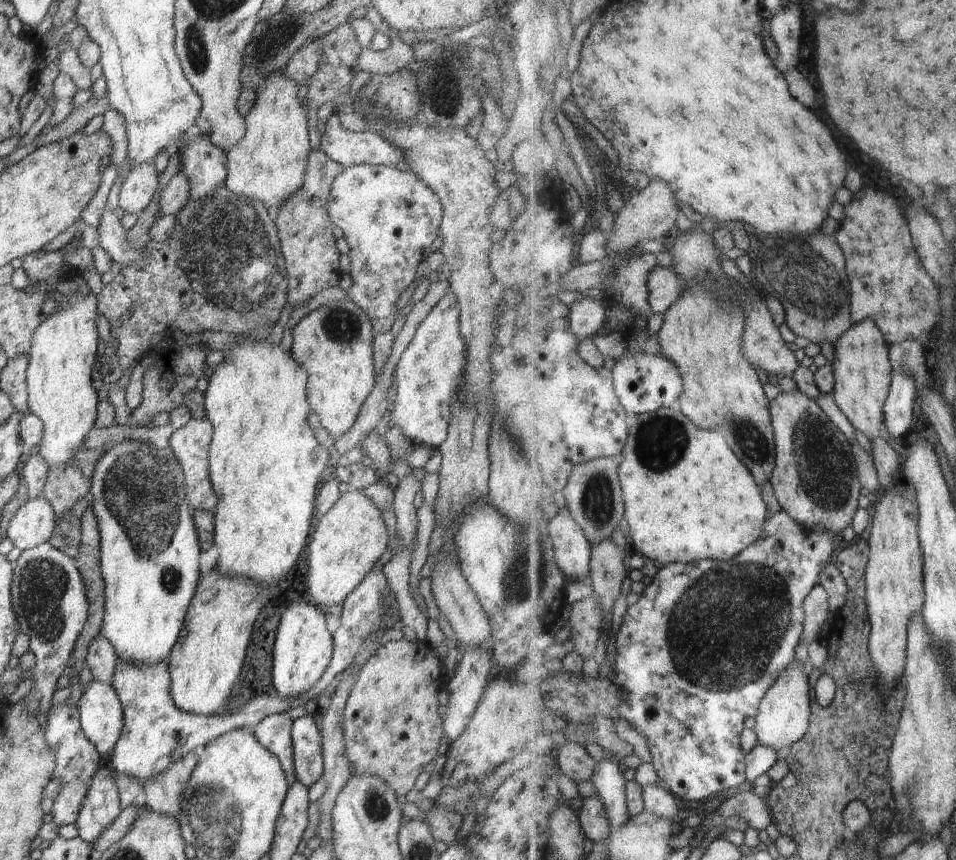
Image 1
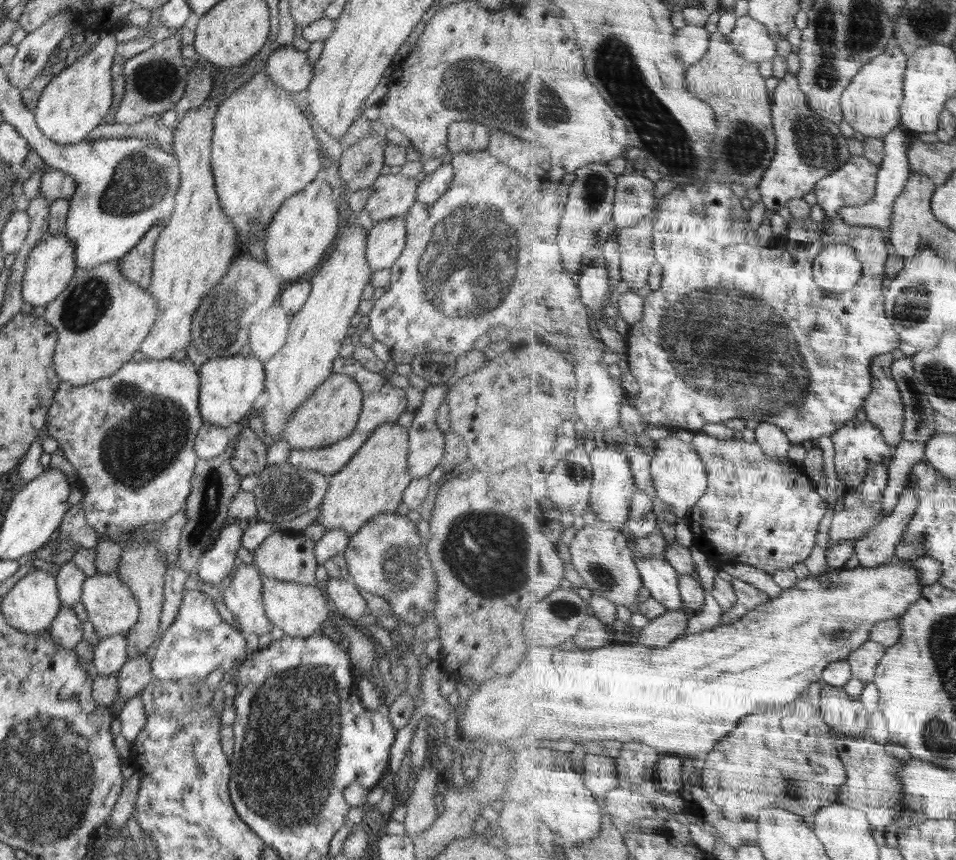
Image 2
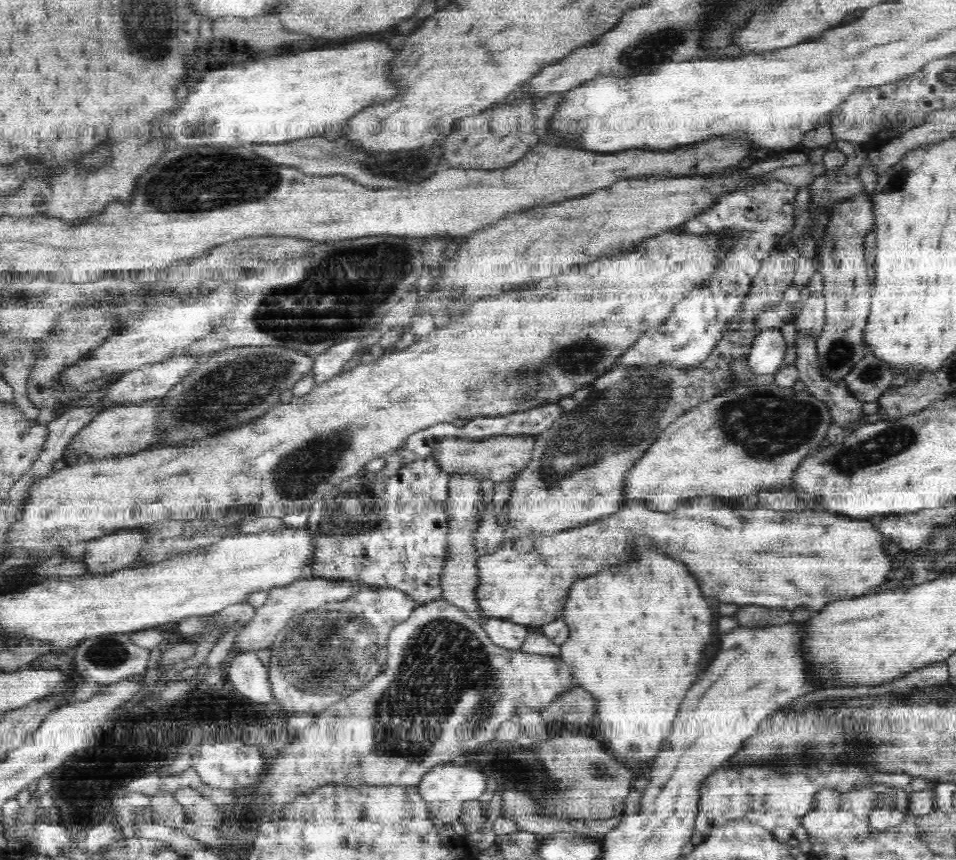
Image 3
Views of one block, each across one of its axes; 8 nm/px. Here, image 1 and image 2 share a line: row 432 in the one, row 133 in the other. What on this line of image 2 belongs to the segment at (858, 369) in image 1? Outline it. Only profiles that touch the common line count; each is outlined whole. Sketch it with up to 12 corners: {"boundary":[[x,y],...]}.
{"boundary":[[893,43],[843,94],[869,138],[903,125],[908,56]]}

